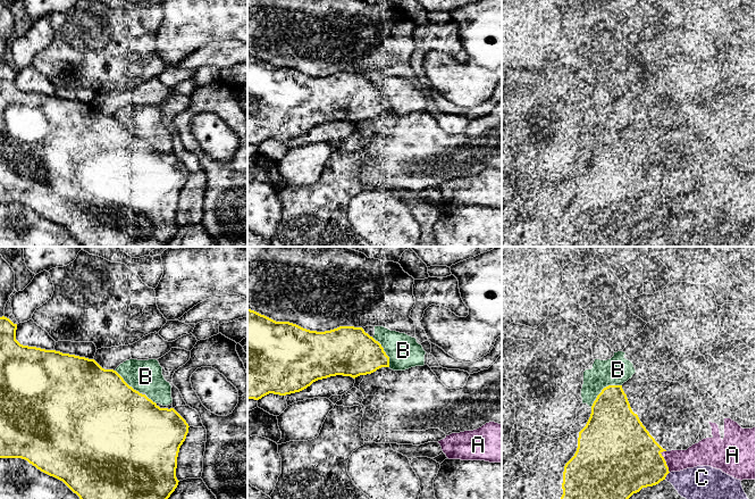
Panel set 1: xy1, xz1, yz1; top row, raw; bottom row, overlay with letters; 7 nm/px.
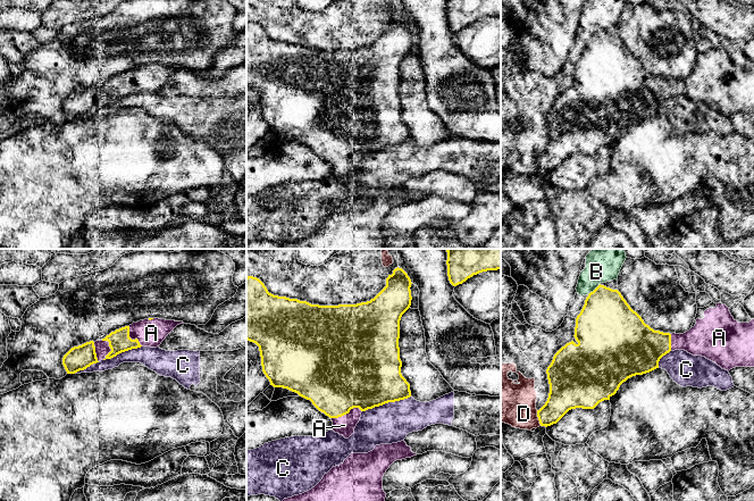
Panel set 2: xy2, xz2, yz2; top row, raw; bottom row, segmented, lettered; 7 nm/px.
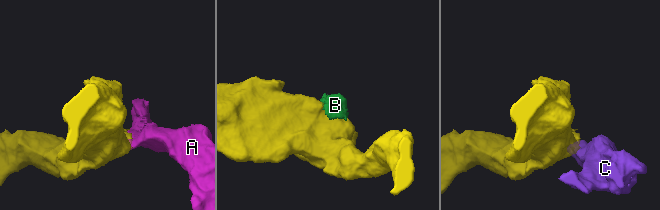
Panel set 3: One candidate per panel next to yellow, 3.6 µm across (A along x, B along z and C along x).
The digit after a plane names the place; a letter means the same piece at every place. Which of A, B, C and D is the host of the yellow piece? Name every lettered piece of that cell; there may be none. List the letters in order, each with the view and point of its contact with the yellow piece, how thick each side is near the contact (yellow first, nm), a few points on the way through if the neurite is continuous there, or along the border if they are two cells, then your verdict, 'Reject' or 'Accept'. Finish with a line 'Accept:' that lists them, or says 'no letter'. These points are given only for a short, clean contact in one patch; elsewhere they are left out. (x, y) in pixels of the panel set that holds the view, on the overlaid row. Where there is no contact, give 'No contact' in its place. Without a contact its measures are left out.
A: Touches yellow at xz2 (345, 414). Thickness 460 nm (yellow) against 140 nm. Accept
B: Touches yellow at yz1 (603, 389). Thickness 340 nm (yellow) against 200 nm. Reject
C: Touches yellow at xz2 (386, 402). Thickness 480 nm (yellow) against 280 nm. Reject
D: Touches yellow at yz2 (538, 418). Thickness 220 nm (yellow) against 280 nm. Reject
Accept: A

